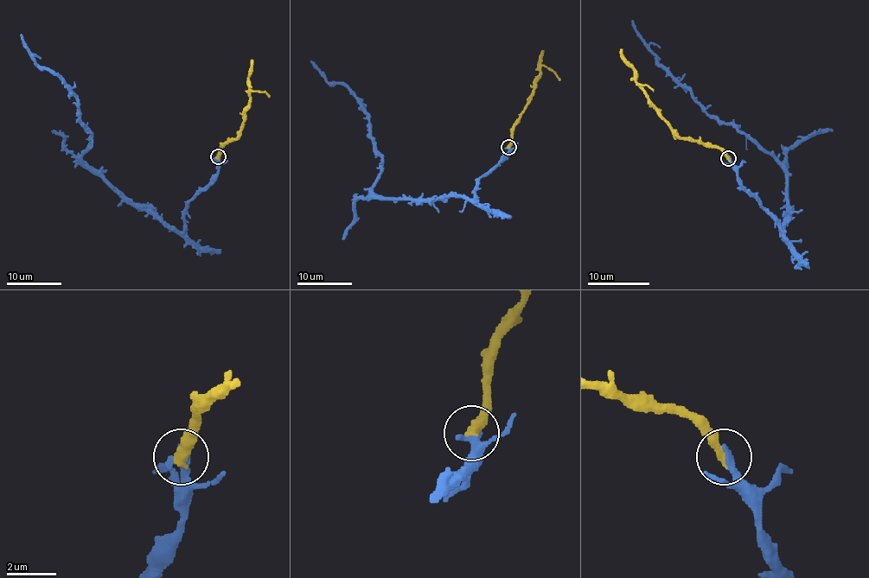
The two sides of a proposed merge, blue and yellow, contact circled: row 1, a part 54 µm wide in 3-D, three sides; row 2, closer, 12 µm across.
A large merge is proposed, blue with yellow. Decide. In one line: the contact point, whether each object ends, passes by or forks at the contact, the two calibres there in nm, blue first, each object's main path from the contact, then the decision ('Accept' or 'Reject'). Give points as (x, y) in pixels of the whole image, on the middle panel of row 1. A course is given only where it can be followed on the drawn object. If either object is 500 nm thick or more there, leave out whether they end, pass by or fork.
Place: (508, 147). At the ring blue ends. At the ring yellow ends. Thickness 440 nm (blue) against 440 nm. Course of blue: (507, 146), (479, 180), (472, 199), (382, 199), (373, 191), (380, 155), (361, 102), (310, 61). Course of yellow: (507, 146), (514, 126), (531, 95), (534, 83), (539, 78), (539, 57), (542, 51). Accept

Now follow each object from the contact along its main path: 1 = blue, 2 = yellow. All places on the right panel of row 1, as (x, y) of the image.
1: (728, 157), (738, 181), (777, 224), (787, 243), (787, 171), (731, 124), (711, 117), (660, 64), (631, 21)
2: (728, 159), (718, 148), (686, 140), (670, 126), (636, 81), (636, 70), (627, 61), (621, 48)

